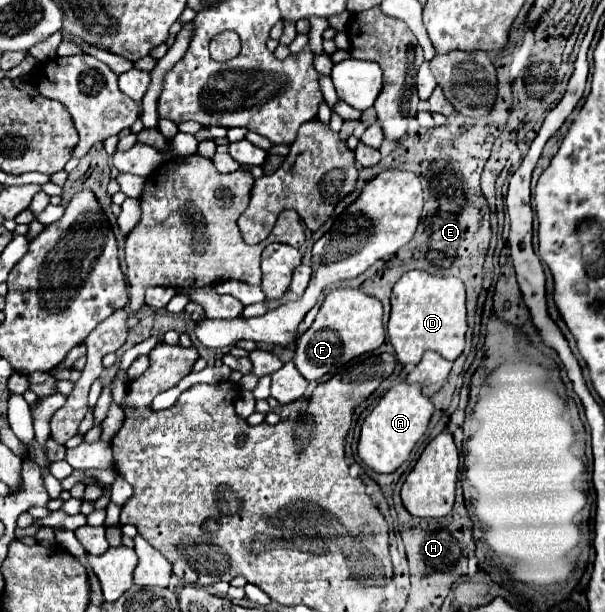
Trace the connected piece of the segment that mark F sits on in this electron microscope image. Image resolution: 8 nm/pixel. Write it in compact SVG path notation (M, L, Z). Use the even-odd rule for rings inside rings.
M336 288L326 296L314 324L298 340L294 364L306 380L320 382L326 374L332 374L336 368L348 364L352 358L380 348L384 340L386 330L382 324L380 300L364 294L362 290Z

